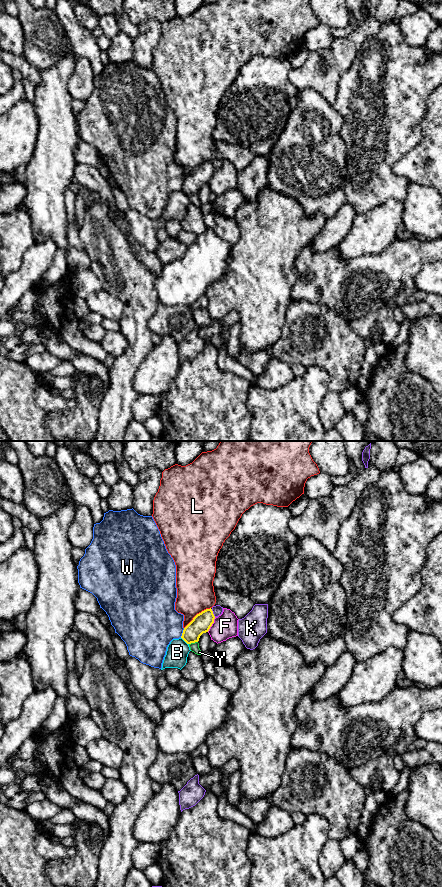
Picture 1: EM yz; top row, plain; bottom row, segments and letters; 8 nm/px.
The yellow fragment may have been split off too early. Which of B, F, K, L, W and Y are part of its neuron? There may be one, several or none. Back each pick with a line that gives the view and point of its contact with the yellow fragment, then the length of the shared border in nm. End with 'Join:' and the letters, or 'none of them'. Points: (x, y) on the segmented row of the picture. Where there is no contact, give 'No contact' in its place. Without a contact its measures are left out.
Join: none of them

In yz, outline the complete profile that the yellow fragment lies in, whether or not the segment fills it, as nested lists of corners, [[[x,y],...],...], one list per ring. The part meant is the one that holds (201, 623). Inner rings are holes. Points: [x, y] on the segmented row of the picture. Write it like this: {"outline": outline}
{"outline": [[[211,608],[202,611],[184,628],[181,638],[187,644],[198,642],[200,636],[209,631],[214,619],[215,616]]]}

